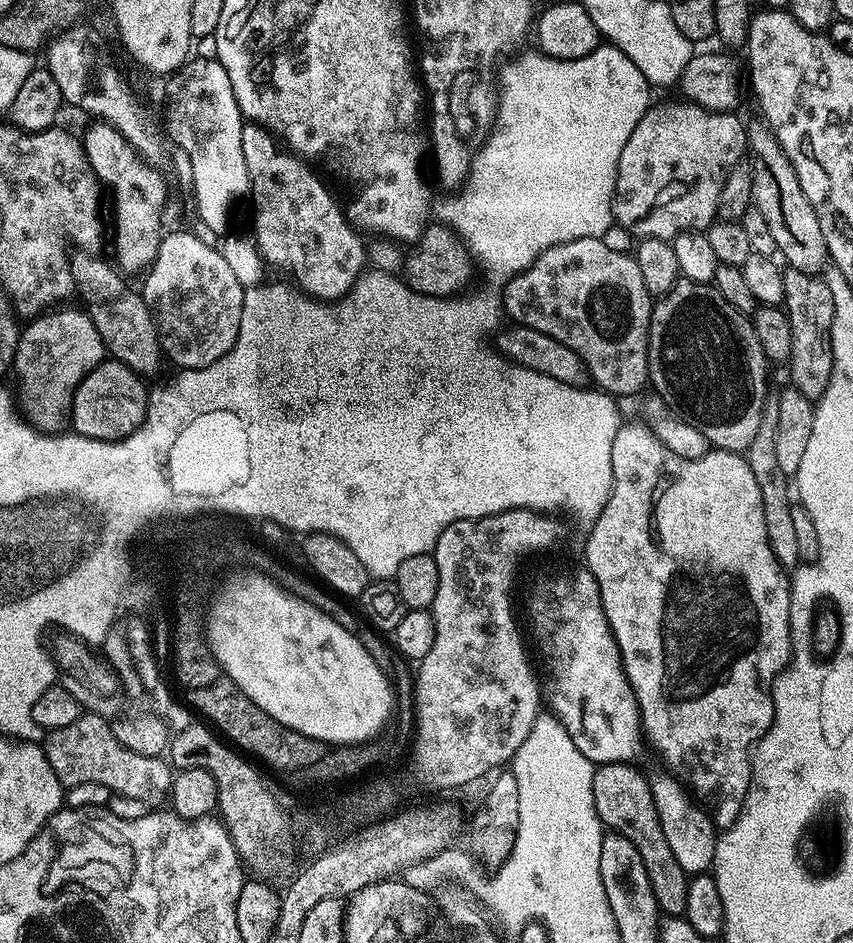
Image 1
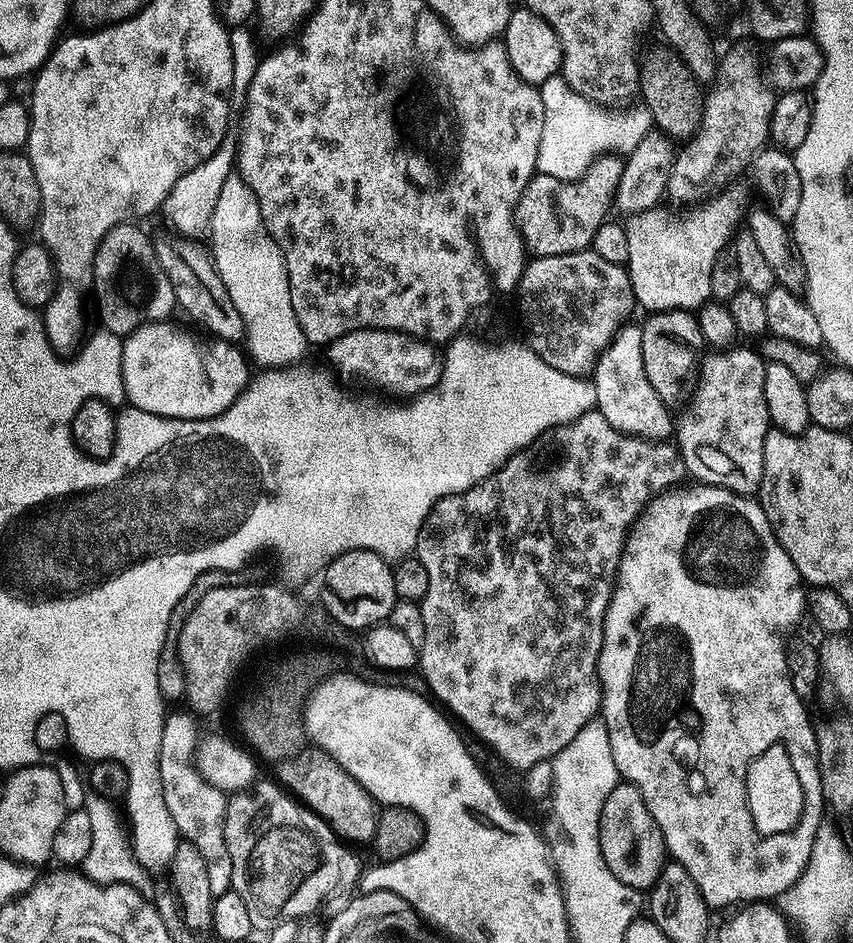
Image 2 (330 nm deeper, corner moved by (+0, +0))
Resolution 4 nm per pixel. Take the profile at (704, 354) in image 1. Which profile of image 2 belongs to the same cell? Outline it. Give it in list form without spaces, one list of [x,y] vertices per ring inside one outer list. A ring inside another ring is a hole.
[[[743,346],[712,350],[703,357],[698,369],[694,397],[690,402],[692,412],[686,413],[681,420],[679,418],[674,428],[674,443],[679,448],[685,469],[693,476],[693,481],[713,484],[716,488],[725,488],[749,498],[759,493],[764,469],[764,443],[770,427],[766,410],[765,363],[759,351],[751,352]]]

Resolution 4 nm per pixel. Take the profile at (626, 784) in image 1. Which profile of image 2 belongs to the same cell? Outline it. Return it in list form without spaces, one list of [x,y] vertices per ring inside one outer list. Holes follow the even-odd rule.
[[[621,782],[610,790],[610,798],[606,798],[600,811],[600,849],[606,866],[610,866],[610,874],[631,888],[651,889],[663,870],[666,849],[662,830],[658,830],[658,822],[646,810],[646,802],[634,784]]]

